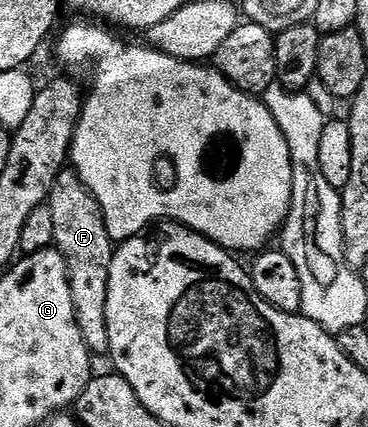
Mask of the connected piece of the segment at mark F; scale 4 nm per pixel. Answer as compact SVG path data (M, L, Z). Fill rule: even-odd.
M65 170L58 174L54 186L48 192L46 203L50 215L54 217L54 246L66 262L70 278L70 298L74 298L74 314L78 330L82 330L82 338L89 352L107 353L106 294L110 282L110 262L114 242L106 230L100 204L74 170Z

